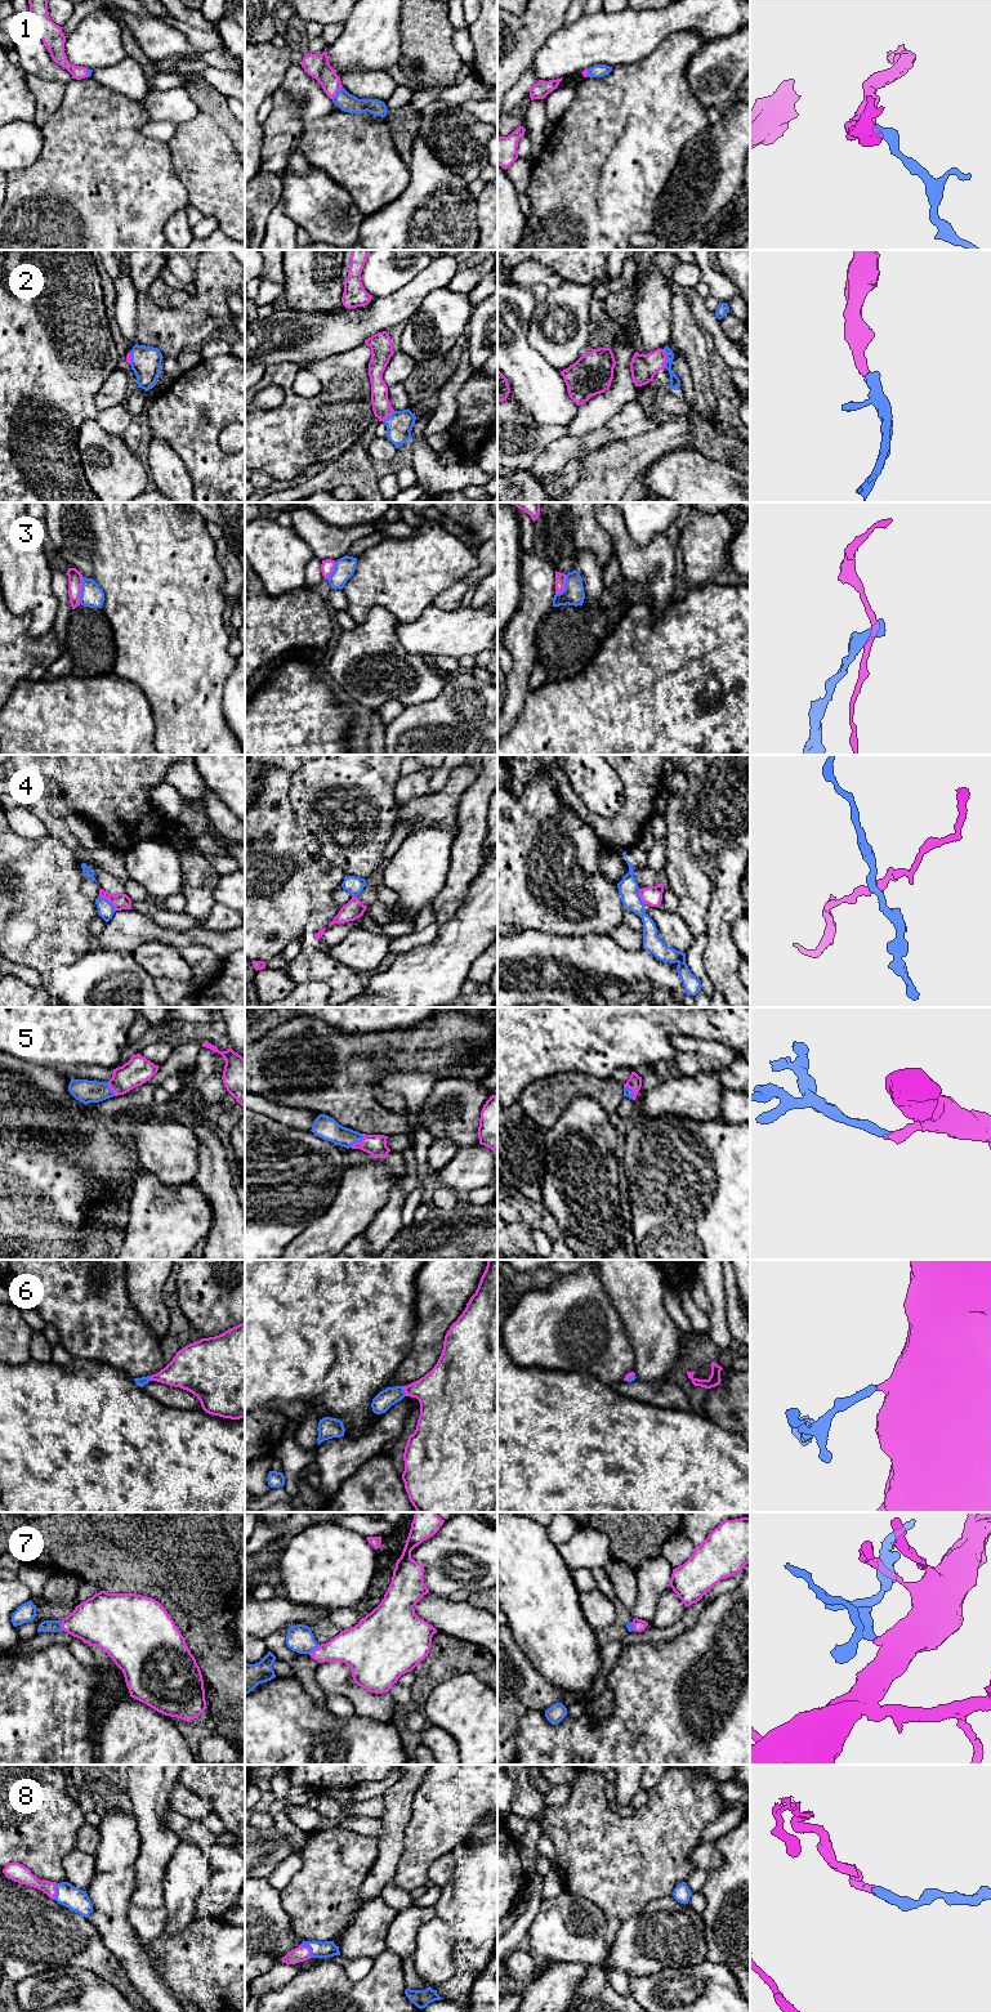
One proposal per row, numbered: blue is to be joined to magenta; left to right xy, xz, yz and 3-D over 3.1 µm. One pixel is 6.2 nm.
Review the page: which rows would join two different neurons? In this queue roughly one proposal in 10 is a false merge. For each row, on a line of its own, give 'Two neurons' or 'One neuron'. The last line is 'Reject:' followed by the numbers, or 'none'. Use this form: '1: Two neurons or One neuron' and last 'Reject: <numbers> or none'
1: One neuron
2: One neuron
3: Two neurons
4: Two neurons
5: One neuron
6: One neuron
7: One neuron
8: One neuron
Reject: 3, 4

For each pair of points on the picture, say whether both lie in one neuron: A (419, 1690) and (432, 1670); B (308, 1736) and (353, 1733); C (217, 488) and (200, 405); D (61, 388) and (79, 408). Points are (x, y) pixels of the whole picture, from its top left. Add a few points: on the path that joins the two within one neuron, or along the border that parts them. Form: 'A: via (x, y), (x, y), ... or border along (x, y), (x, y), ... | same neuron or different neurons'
A: via (423, 1685), (428, 1675) | same neuron
B: via (320, 1736), (342, 1736) | same neuron
C: via (210, 468), (200, 452), (200, 425) | same neuron
D: via (63, 393), (74, 403) | same neuron

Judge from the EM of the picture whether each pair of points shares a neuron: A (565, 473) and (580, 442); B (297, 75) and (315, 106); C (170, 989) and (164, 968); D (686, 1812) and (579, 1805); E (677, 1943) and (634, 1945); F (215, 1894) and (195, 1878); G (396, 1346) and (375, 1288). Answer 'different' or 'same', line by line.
A: different
B: same
C: different
D: same
E: same
F: different
G: same

